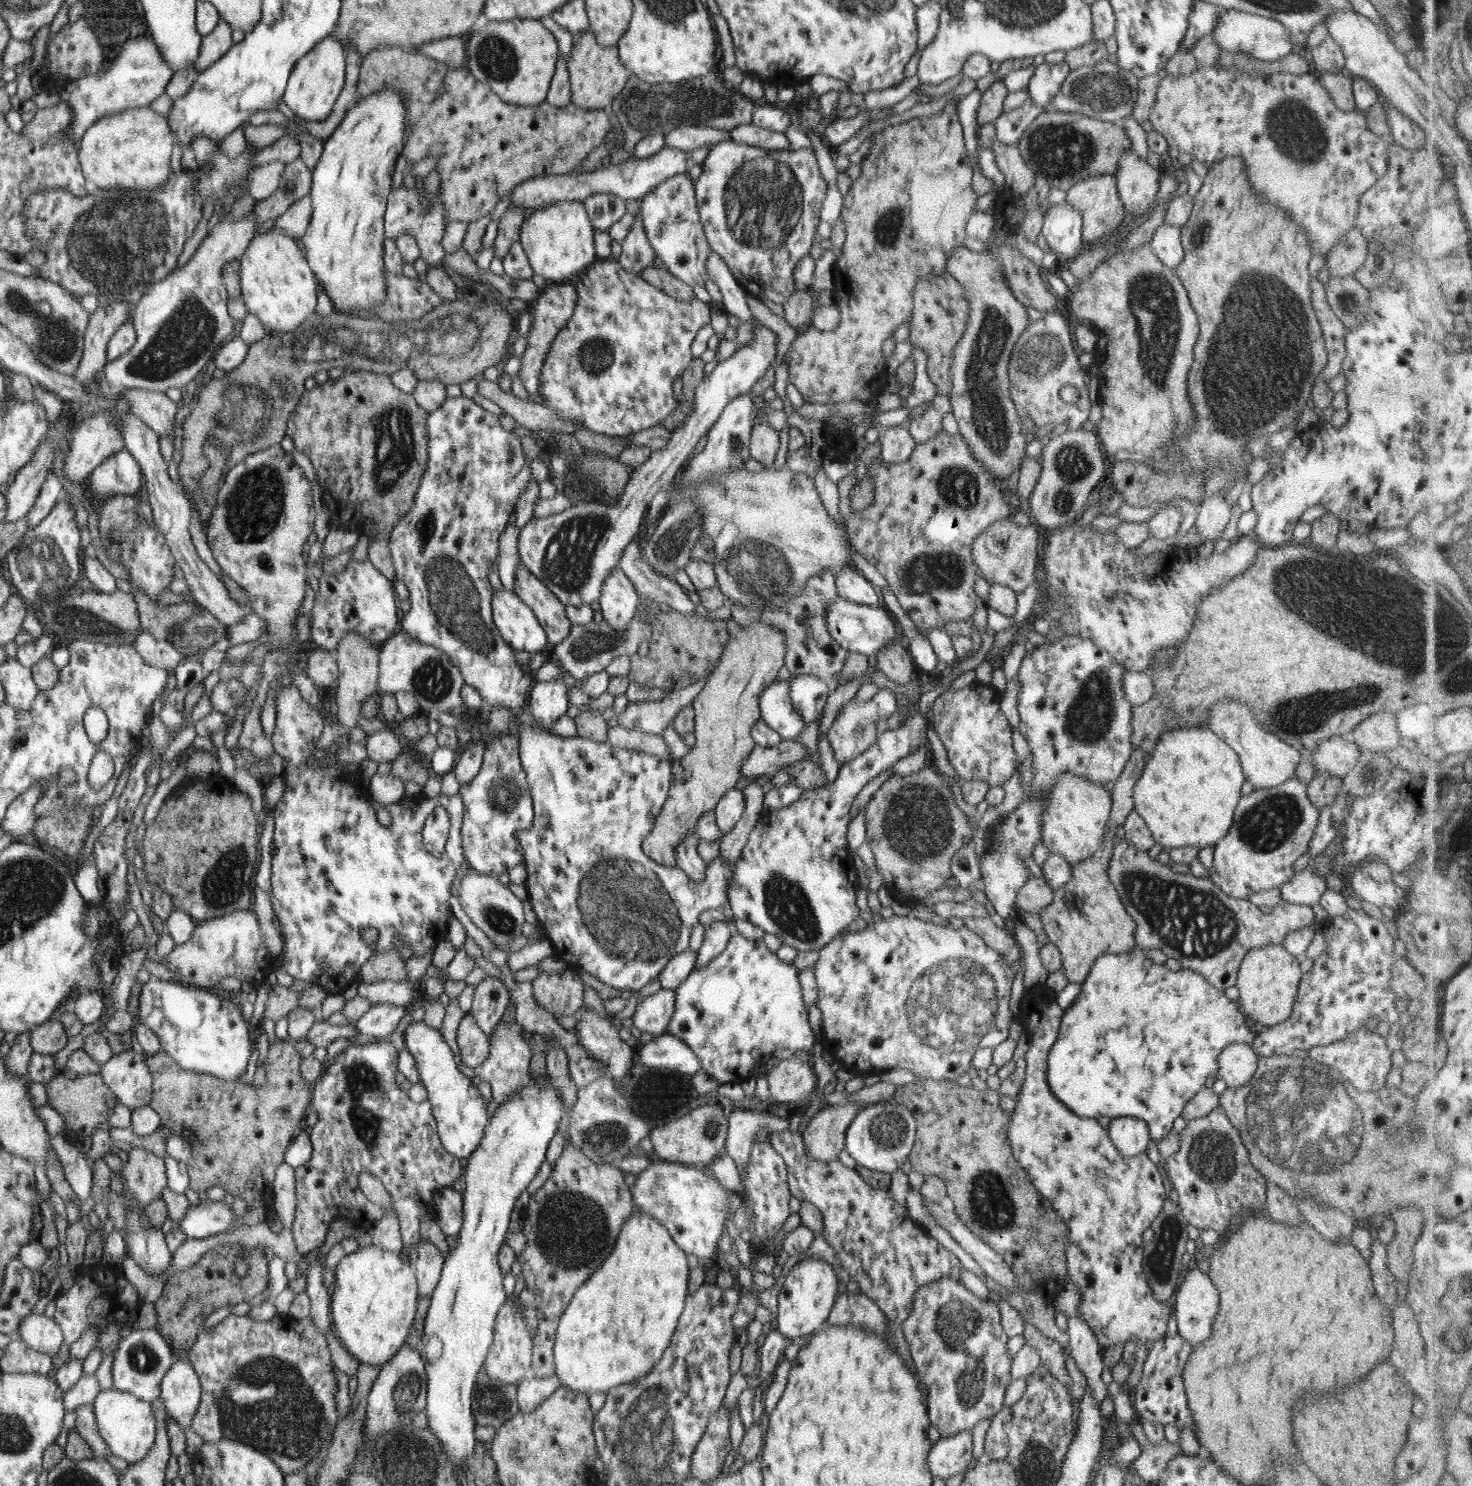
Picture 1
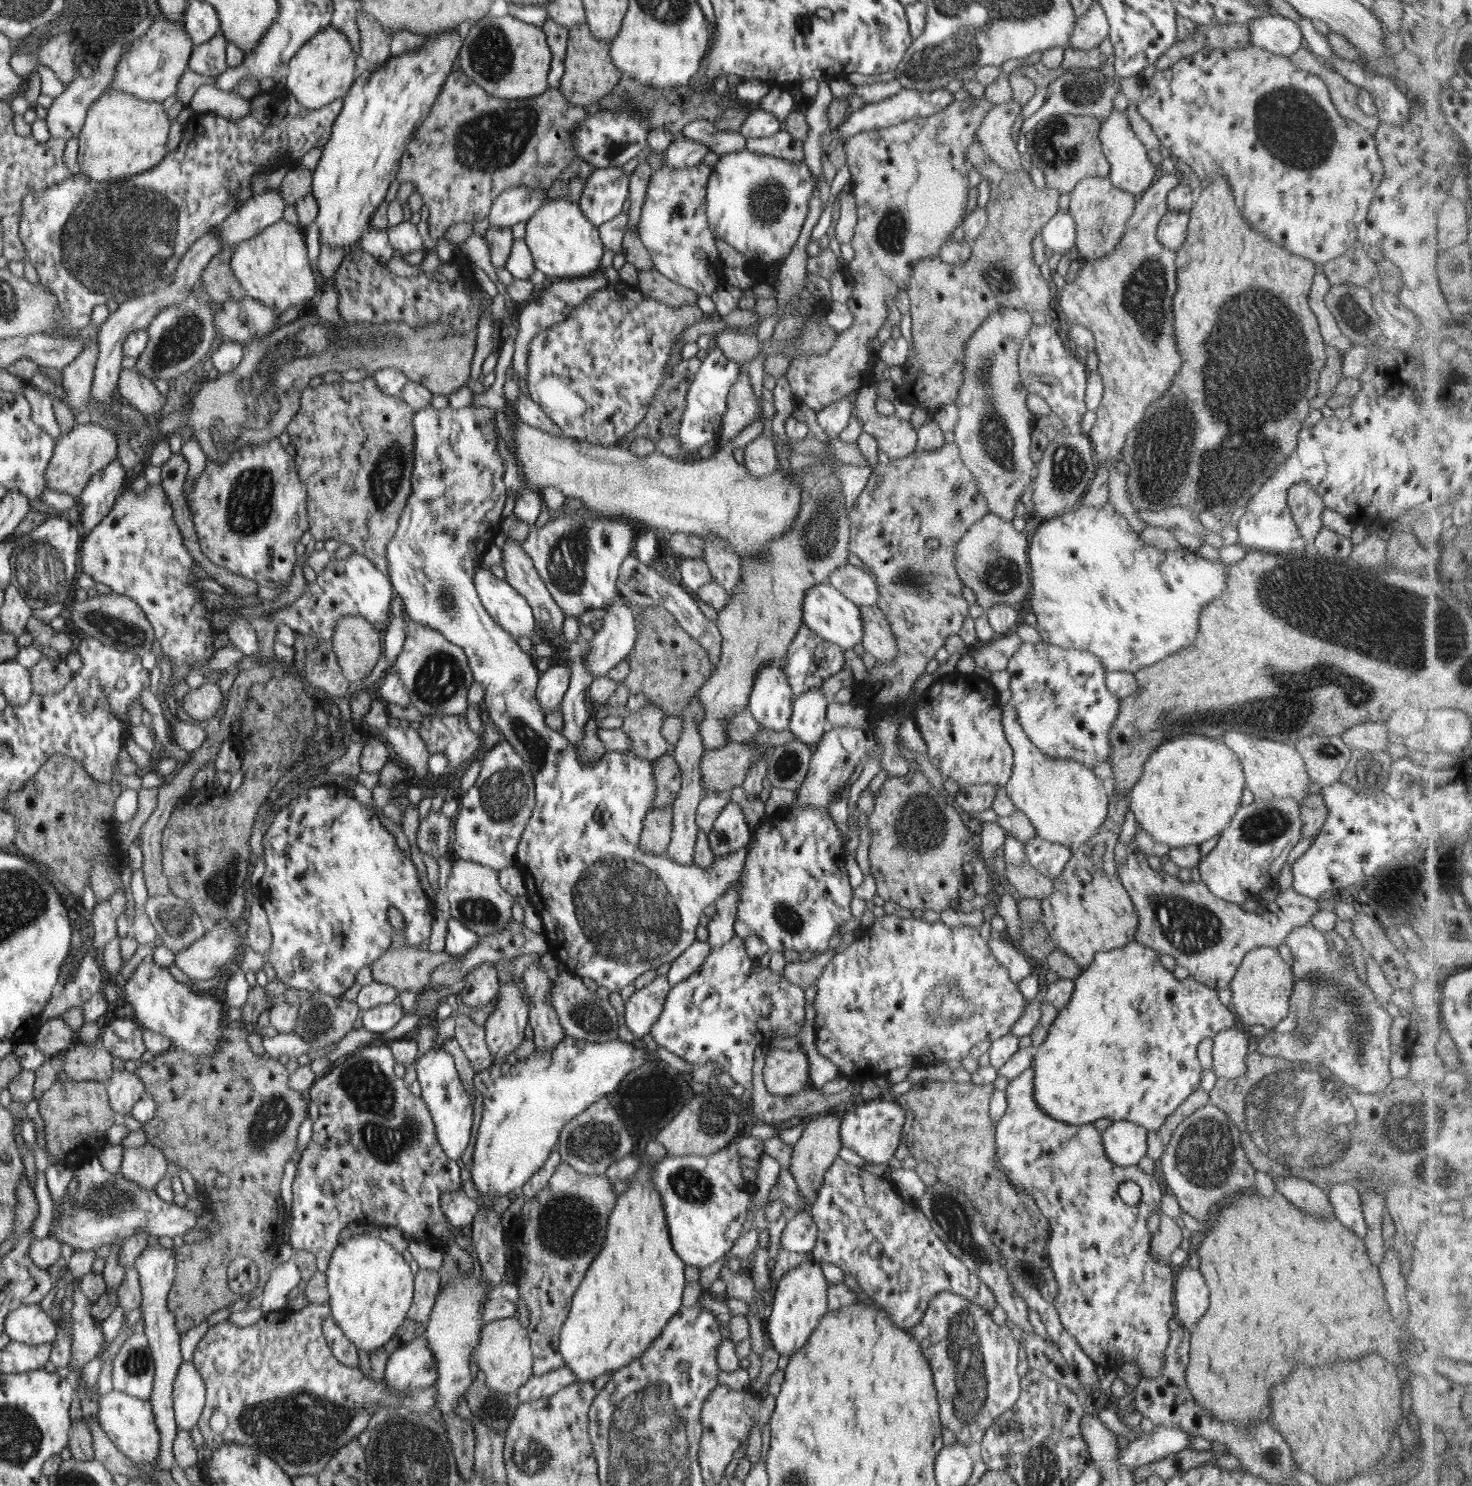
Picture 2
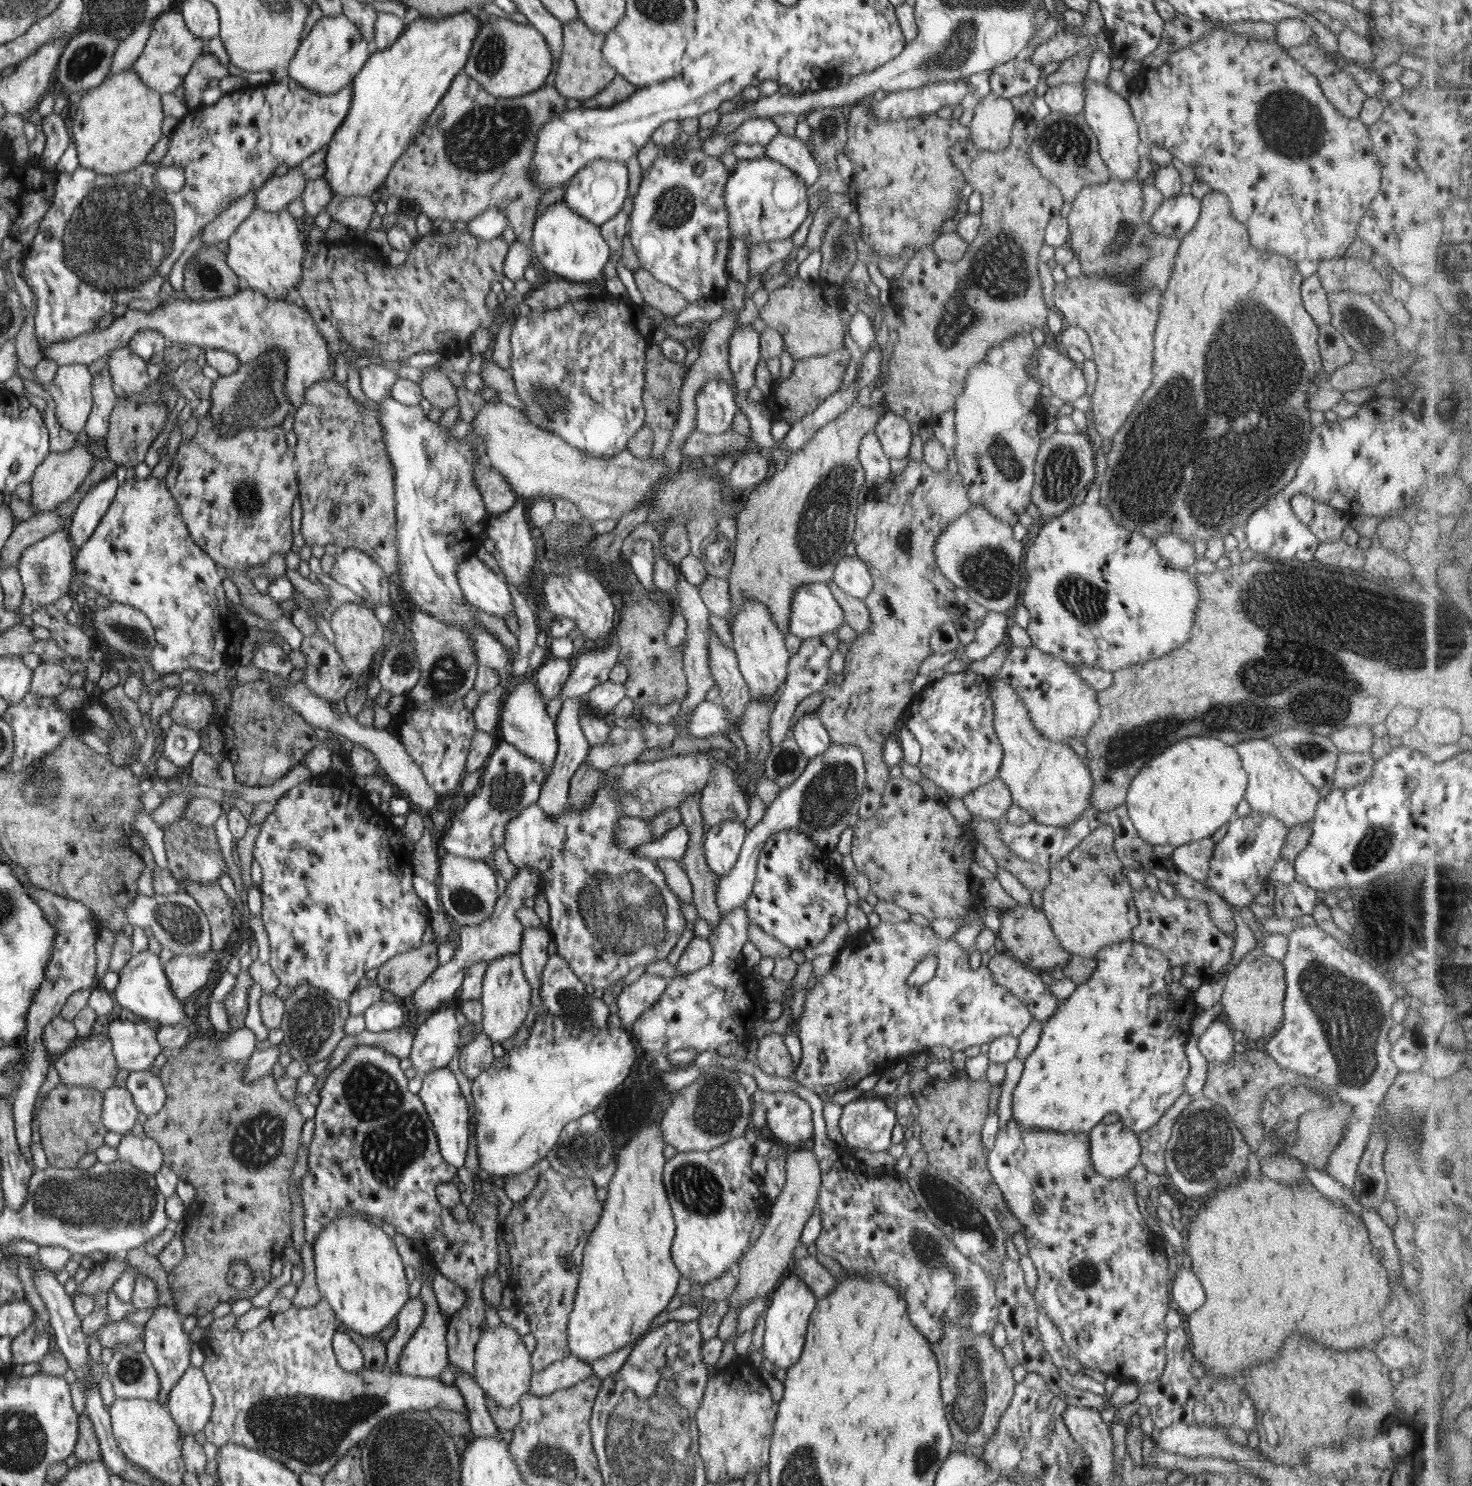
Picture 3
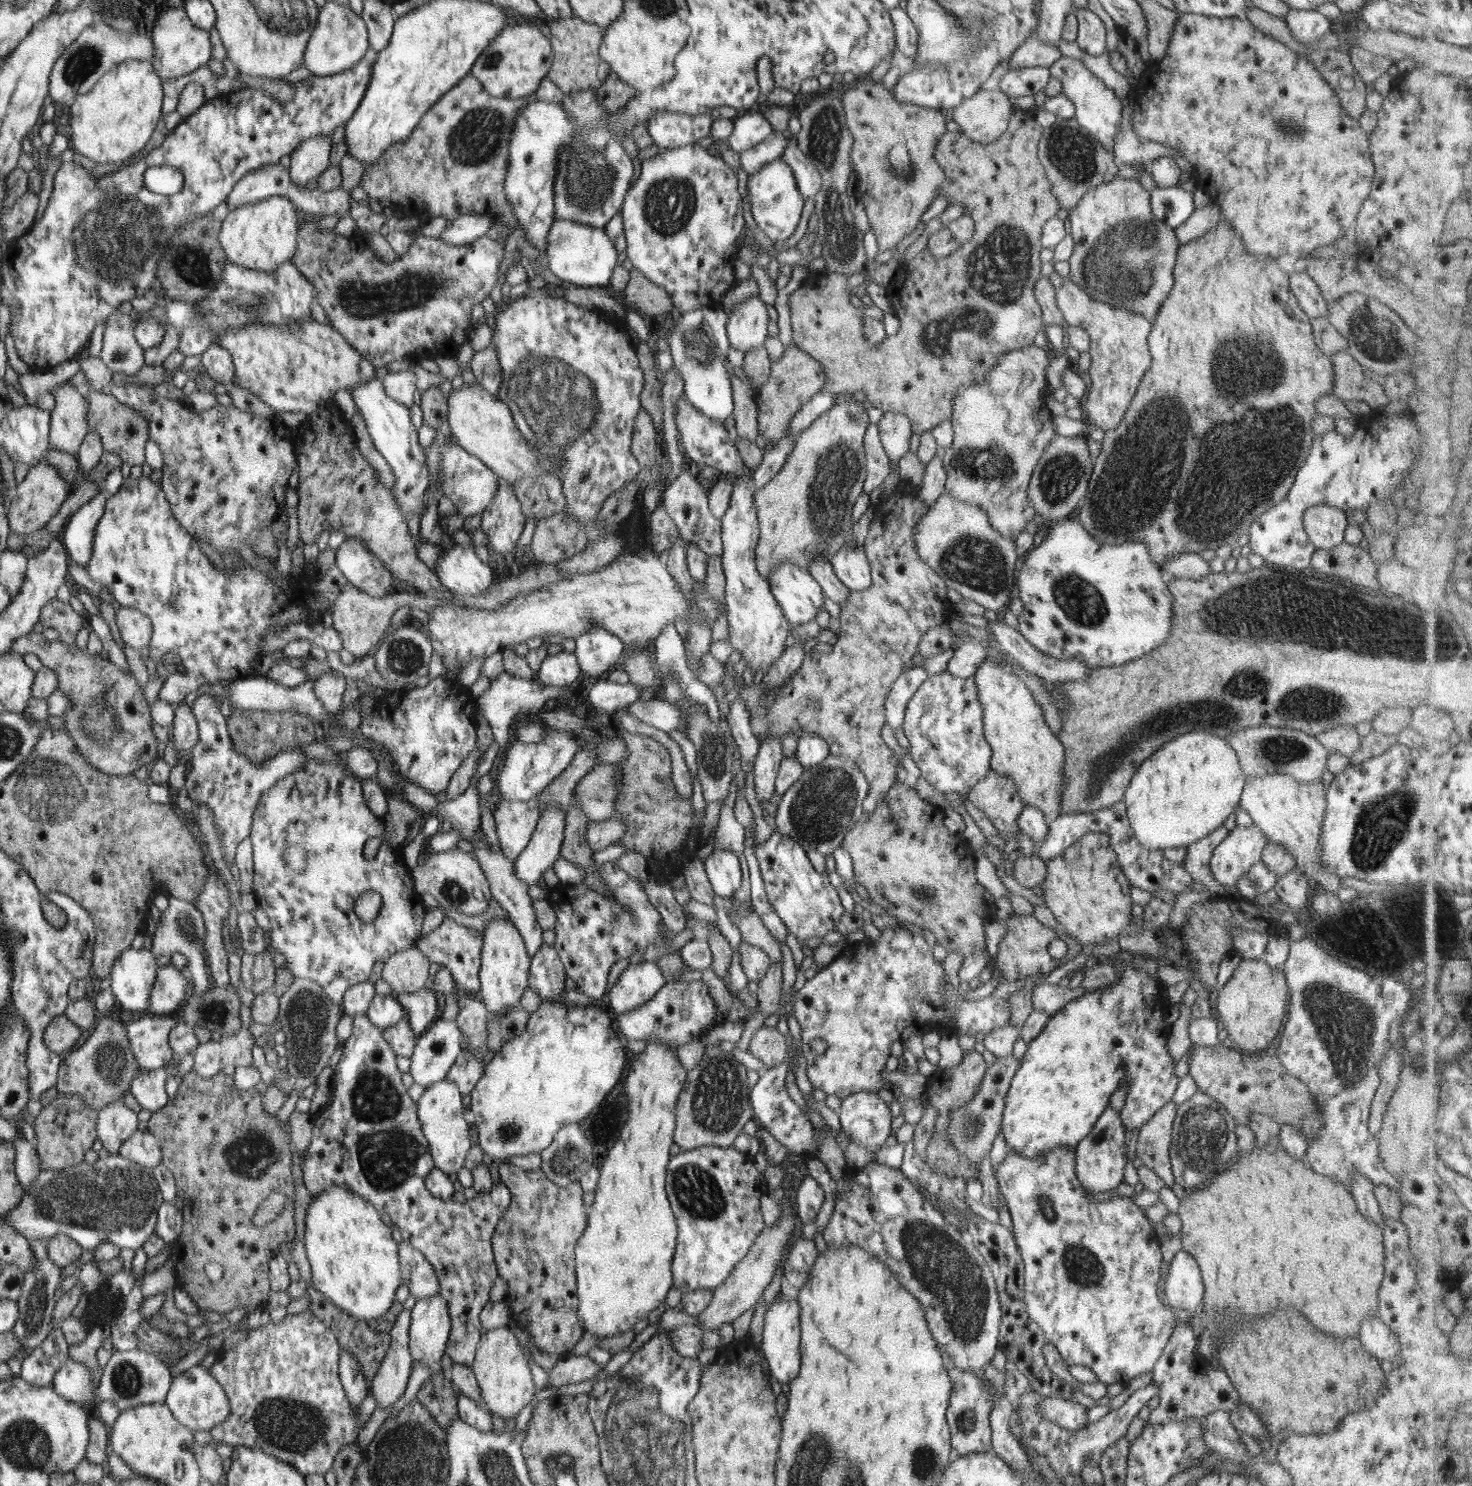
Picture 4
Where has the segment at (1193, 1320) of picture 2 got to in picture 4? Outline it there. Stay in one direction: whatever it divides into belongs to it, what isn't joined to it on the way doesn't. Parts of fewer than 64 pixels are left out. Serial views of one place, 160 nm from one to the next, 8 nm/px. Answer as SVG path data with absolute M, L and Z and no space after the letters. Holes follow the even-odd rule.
M1181 1249L1172 1259L1166 1279L1167 1302L1182 1311L1198 1312L1203 1304L1205 1286L1202 1272L1191 1254Z

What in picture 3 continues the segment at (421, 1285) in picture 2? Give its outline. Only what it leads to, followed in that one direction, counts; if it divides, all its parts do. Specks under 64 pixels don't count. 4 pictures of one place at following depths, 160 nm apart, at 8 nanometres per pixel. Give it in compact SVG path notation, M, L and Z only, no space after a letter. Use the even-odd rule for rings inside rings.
M412 1297L412 1300L408 1302L406 1308L402 1310L399 1317L396 1318L396 1324L398 1330L394 1336L387 1343L387 1366L386 1371L390 1373L399 1372L398 1359L401 1355L402 1349L408 1342L416 1329L423 1323L424 1315L427 1314L426 1303L422 1300L422 1297Z

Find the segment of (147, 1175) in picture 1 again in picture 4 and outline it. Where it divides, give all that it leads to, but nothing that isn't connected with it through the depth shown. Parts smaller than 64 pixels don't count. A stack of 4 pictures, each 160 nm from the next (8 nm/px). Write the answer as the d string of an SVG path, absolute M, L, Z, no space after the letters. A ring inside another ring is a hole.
M137 1131L120 1146L119 1154L154 1170L161 1163L160 1144L156 1136L148 1131Z

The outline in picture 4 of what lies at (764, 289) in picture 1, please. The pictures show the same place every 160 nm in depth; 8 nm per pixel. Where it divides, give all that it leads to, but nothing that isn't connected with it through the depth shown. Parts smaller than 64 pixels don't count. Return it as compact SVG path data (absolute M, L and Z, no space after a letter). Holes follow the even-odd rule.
M778 158L766 166L762 166L758 174L749 176L746 186L750 212L752 212L756 226L773 242L790 238L794 234L794 230L798 228L805 202L805 198L797 188L792 169L781 158Z

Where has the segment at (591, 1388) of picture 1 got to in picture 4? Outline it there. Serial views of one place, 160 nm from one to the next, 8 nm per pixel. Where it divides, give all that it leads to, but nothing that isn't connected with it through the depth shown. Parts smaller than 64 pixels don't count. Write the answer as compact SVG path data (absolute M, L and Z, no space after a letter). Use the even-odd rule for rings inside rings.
M646 1040L646 1049L629 1056L630 1068L626 1078L629 1115L618 1141L599 1161L599 1181L594 1192L594 1204L588 1214L587 1228L575 1246L578 1271L578 1317L583 1319L585 1332L595 1337L613 1337L630 1332L638 1320L648 1316L665 1302L673 1286L671 1271L677 1245L677 1222L665 1189L670 1146L674 1144L676 1106L688 1078L680 1058L665 1040Z

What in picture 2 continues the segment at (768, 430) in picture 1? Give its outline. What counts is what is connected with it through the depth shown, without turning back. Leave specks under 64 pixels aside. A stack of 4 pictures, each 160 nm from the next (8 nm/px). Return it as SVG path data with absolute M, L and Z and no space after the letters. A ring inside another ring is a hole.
M763 434L758 435L744 449L744 466L750 471L750 474L757 477L767 477L780 469L777 450L770 437L766 437Z

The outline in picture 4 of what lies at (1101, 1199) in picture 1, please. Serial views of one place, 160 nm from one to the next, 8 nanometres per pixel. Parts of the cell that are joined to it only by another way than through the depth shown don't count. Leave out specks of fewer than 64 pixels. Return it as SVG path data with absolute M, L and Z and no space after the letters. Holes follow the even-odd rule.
M1056 1147L1046 1151L1035 1159L1021 1157L1016 1151L1006 1151L1006 1157L997 1169L997 1182L1004 1195L1008 1212L1014 1227L1014 1237L1019 1246L1019 1252L1025 1264L1024 1300L1028 1316L1037 1322L1044 1332L1045 1342L1052 1342L1052 1346L1059 1350L1060 1356L1068 1366L1088 1366L1095 1372L1100 1382L1105 1384L1124 1382L1147 1372L1153 1372L1156 1361L1161 1357L1168 1340L1172 1338L1172 1331L1178 1324L1177 1317L1171 1309L1158 1299L1158 1281L1161 1279L1160 1266L1162 1266L1162 1252L1160 1251L1161 1239L1155 1234L1149 1218L1139 1210L1133 1200L1128 1196L1120 1195L1110 1200L1094 1200L1090 1192L1078 1180L1076 1174L1076 1147Z

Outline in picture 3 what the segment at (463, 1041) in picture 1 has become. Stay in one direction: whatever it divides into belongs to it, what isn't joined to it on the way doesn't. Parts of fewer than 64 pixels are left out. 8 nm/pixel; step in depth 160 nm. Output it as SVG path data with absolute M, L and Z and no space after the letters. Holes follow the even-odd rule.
M476 1033L474 1038L466 1045L459 1045L457 1058L460 1061L460 1070L468 1079L476 1079L483 1072L490 1069L495 1061L492 1055L491 1039L486 1033Z

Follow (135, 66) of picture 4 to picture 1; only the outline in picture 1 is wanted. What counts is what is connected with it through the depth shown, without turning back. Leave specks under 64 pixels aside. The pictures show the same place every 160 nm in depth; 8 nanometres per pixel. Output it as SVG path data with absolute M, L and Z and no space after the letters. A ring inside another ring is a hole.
M139 107L100 118L80 140L79 157L91 188L111 192L154 190L168 183L172 146L174 134L166 118L150 107Z

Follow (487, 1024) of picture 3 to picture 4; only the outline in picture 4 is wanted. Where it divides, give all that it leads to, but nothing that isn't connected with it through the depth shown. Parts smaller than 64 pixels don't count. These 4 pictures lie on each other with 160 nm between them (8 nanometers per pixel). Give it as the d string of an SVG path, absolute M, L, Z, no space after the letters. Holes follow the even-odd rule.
M493 918L482 933L482 968L479 970L479 981L482 986L476 995L486 1003L490 1016L504 1014L515 1007L512 1004L520 1002L522 994L528 988L530 956L518 927L508 918Z

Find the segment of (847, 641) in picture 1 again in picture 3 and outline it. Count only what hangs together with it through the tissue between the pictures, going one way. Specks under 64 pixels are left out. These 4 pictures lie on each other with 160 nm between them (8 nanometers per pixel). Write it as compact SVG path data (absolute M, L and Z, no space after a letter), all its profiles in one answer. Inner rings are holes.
M826 582L796 588L790 602L789 633L802 640L824 639L826 634L837 634L843 622L844 614Z

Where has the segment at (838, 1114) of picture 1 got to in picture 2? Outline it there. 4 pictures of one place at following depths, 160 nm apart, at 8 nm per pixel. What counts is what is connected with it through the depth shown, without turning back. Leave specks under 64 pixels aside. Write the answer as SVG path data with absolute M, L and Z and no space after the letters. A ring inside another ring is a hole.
M838 1115L815 1116L806 1120L806 1129L793 1147L790 1161L789 1171L797 1182L800 1198L802 1198L802 1209L798 1209L798 1211L786 1209L785 1213L791 1219L799 1219L811 1212L812 1204L816 1202L817 1190L822 1186L825 1172L829 1166L832 1166L838 1152L843 1148L839 1134L840 1120Z

